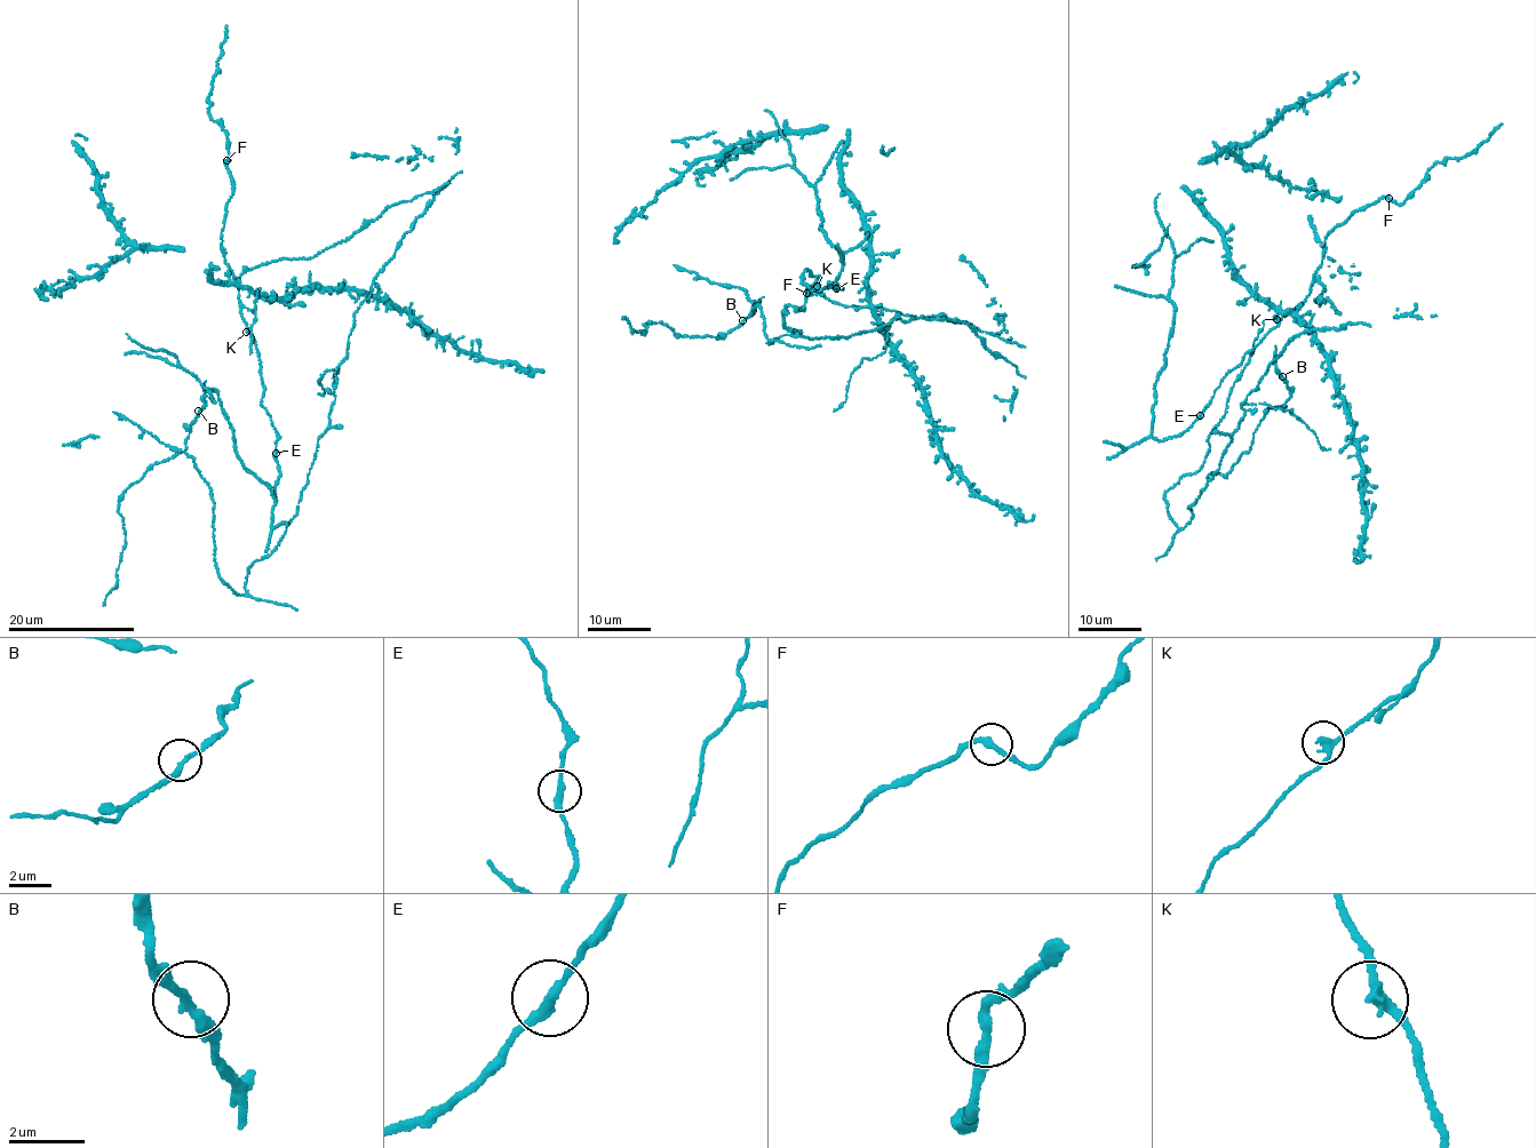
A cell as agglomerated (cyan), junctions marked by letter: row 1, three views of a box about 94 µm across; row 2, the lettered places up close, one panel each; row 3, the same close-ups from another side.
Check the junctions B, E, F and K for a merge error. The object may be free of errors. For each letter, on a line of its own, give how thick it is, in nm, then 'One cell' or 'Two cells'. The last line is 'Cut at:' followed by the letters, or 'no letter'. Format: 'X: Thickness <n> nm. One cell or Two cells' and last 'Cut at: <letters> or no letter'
B: Thickness 240 nm. One cell
E: Thickness 280 nm. One cell
F: Thickness 260 nm. One cell
K: Thickness 280 nm. One cell
Cut at: no letter

